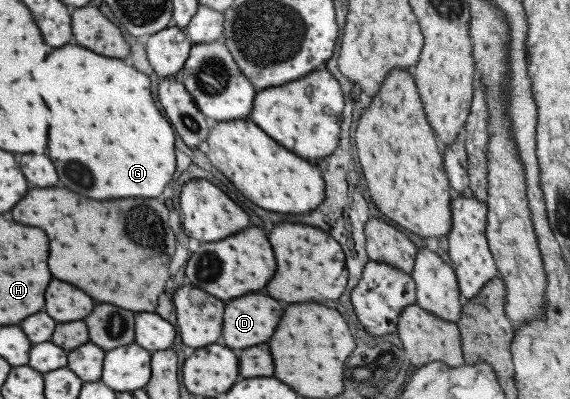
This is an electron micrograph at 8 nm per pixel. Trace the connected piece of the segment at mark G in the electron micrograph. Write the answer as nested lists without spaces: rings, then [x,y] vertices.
[[[60,46],[56,50],[52,50],[46,60],[44,60],[44,68],[46,68],[46,74],[38,76],[38,82],[42,80],[42,90],[40,90],[40,98],[44,102],[44,106],[48,106],[48,144],[46,144],[46,156],[52,158],[52,164],[54,164],[54,170],[58,174],[58,182],[76,192],[76,194],[82,194],[86,198],[94,198],[94,200],[106,200],[106,198],[128,198],[128,196],[142,196],[142,198],[156,198],[162,188],[168,184],[168,180],[172,178],[174,174],[174,134],[172,134],[172,128],[170,124],[158,114],[156,106],[152,104],[152,98],[150,98],[150,84],[148,84],[148,78],[126,66],[122,60],[116,60],[116,58],[104,58],[104,56],[98,56],[98,54],[92,54],[80,46]]]

